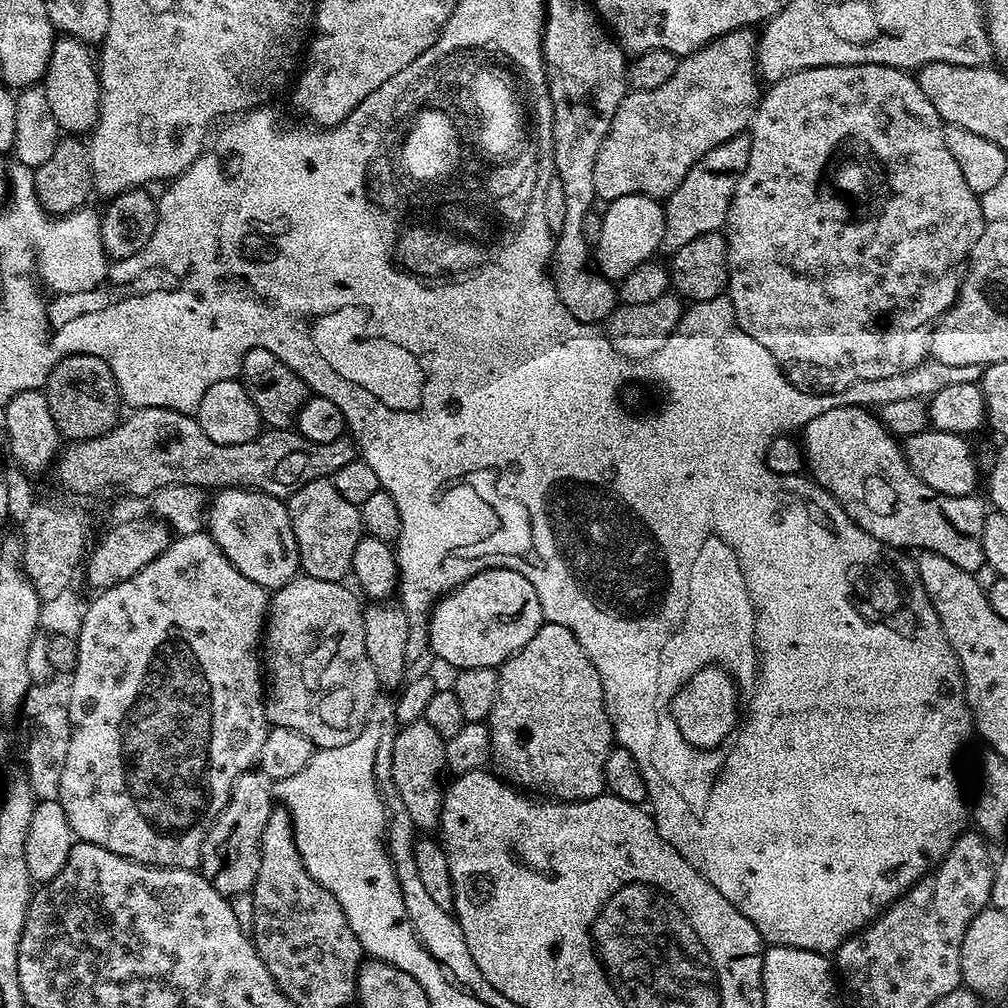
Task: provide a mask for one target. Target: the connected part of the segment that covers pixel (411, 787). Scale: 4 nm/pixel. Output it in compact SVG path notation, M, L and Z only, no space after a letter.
M422 718L403 725L394 738L392 751L394 786L398 790L398 798L402 798L402 806L406 806L406 814L410 814L413 829L424 834L440 827L445 790L445 785L440 784L440 779L446 776L448 767L444 741L438 730L434 730L434 726L430 726L430 722Z

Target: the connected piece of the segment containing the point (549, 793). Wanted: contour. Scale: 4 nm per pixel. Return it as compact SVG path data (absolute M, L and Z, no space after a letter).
M545 622L540 625L538 634L500 665L498 671L498 698L486 721L495 771L509 784L548 798L589 800L603 795L606 754L614 747L612 724L606 714L600 675L578 638L574 638L566 626Z

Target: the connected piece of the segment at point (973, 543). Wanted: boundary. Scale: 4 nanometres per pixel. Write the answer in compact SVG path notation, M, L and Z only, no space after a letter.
M848 405L845 408L833 407L825 412L818 412L817 417L811 420L809 424L805 424L802 429L802 447L806 457L806 468L810 473L811 479L821 484L826 491L830 492L834 499L842 506L842 510L846 510L846 514L850 514L852 521L858 526L862 526L862 530L866 530L866 534L878 538L883 544L889 544L891 548L899 548L901 550L916 548L915 550L920 552L942 554L942 558L950 558L950 562L954 562L954 566L962 566L962 570L970 573L974 573L984 563L982 526L984 525L984 517L986 515L986 504L984 508L983 502L976 500L977 498L972 496L941 496L938 490L926 486L926 482L922 482L922 478L918 478L918 474L914 474L914 470L908 465L908 458L904 455L901 441L888 431L888 427L882 423L879 415L873 414L867 407L855 408L852 405Z

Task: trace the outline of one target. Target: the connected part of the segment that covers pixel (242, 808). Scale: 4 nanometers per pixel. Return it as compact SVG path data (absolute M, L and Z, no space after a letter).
M259 771L243 772L234 782L226 806L216 816L200 851L199 871L218 890L218 894L233 898L251 893L258 878L260 839L266 830L266 818L274 807L274 792L269 781Z

